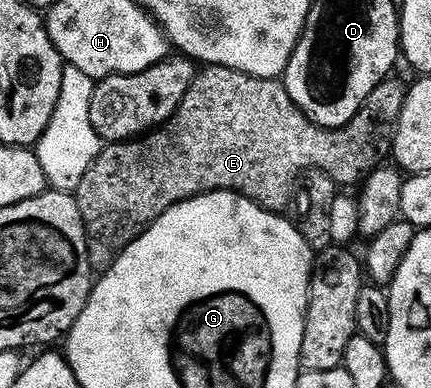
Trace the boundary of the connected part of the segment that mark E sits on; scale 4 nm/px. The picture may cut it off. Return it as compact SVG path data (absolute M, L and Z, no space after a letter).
M210 64L201 67L197 71L196 76L190 82L190 86L186 90L186 94L182 94L182 102L178 102L178 106L174 110L174 114L170 114L168 120L163 120L161 124L155 128L138 136L133 136L127 140L117 140L108 142L101 147L100 153L94 158L94 162L90 162L90 166L86 170L86 174L82 174L82 178L78 182L78 186L74 189L74 195L78 202L78 210L82 214L82 226L86 234L86 254L88 261L93 270L103 270L109 268L116 260L118 253L133 240L135 236L139 236L149 224L153 224L158 217L164 213L167 208L174 206L179 200L188 200L192 196L200 196L204 192L237 192L239 196L250 198L258 206L262 206L271 212L280 212L289 207L294 191L294 185L297 176L301 172L309 168L317 168L326 174L330 174L330 178L338 186L344 184L359 185L364 177L381 163L383 156L387 157L392 150L392 134L396 127L396 119L402 110L402 102L408 93L408 84L400 81L396 74L389 75L382 82L378 82L378 86L374 86L374 90L370 90L370 94L362 102L362 106L354 114L354 118L350 118L350 122L346 122L337 128L324 128L321 124L316 124L304 113L296 103L290 98L290 94L284 89L283 83L279 79L270 76L255 76L249 72L243 72L237 68L230 66L222 66L221 64Z

